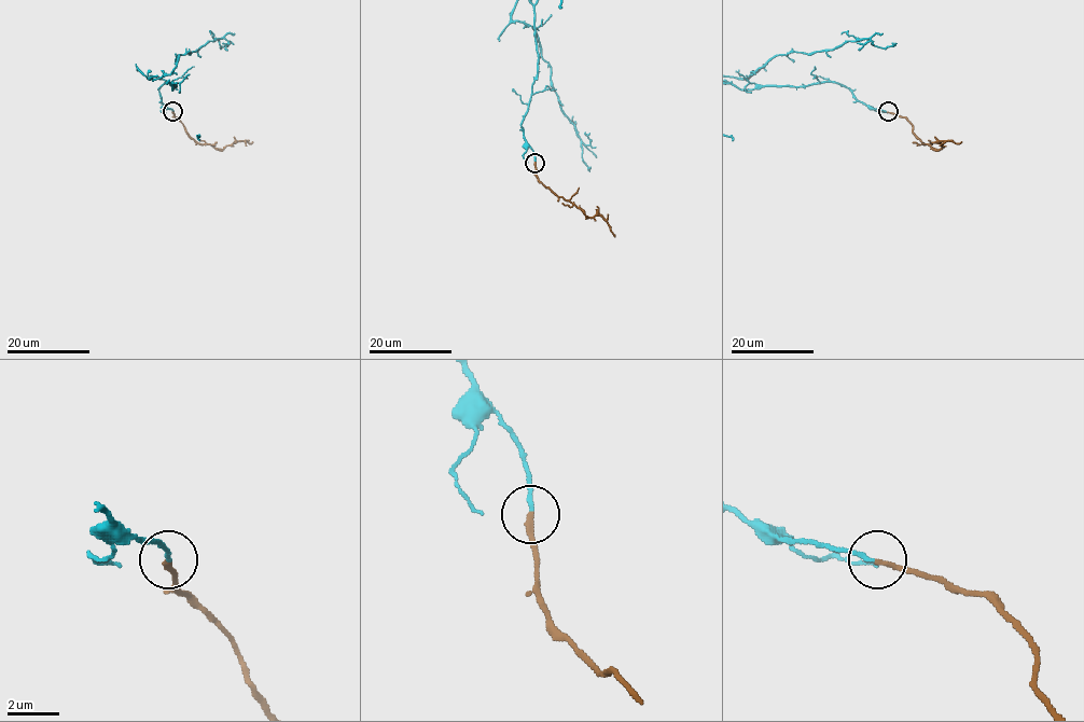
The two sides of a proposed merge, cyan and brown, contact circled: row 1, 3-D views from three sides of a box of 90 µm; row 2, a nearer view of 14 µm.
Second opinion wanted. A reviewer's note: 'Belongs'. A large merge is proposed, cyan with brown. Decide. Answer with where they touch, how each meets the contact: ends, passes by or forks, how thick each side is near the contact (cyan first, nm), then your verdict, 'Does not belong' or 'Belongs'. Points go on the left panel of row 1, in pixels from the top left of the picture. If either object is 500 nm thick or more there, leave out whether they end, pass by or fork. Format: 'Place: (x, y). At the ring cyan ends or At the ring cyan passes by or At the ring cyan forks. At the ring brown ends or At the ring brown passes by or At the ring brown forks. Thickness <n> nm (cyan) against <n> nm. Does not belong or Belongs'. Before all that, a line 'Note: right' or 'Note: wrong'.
Note: right
Place: (172, 111). At the ring cyan ends. At the ring brown ends. Thickness 160 nm (cyan) against 190 nm. Belongs

